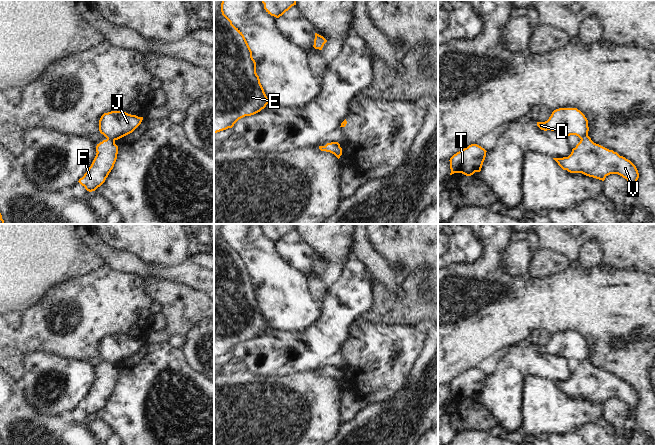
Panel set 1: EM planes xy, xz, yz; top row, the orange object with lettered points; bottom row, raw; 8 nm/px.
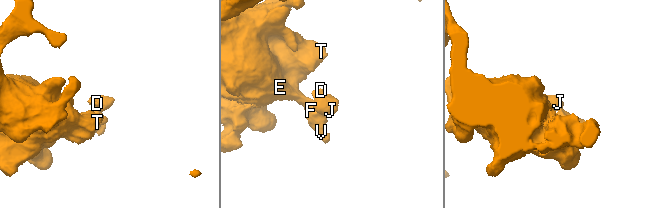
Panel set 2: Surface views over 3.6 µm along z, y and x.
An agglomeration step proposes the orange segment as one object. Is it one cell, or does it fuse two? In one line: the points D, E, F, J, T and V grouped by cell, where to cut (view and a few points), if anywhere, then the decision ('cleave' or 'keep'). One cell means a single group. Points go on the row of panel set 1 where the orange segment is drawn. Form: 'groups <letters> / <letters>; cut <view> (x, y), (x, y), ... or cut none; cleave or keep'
groups D J / E F T V; cut xy (107, 138), (114, 141); cleave

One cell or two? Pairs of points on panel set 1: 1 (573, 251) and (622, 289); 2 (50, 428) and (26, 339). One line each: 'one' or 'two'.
1: two
2: two

